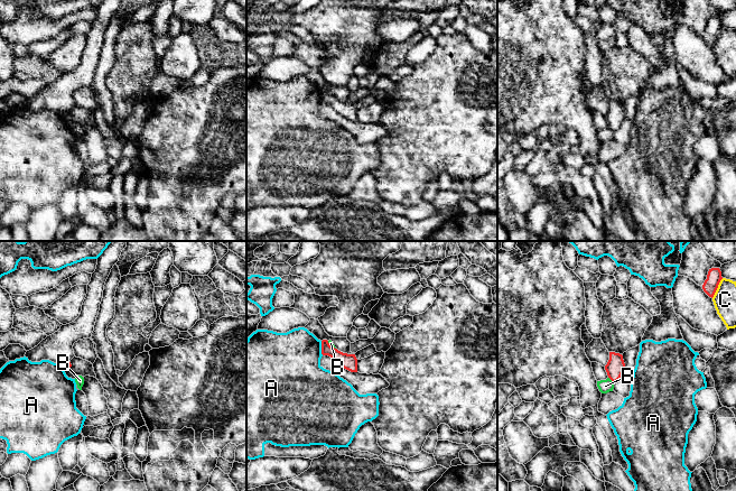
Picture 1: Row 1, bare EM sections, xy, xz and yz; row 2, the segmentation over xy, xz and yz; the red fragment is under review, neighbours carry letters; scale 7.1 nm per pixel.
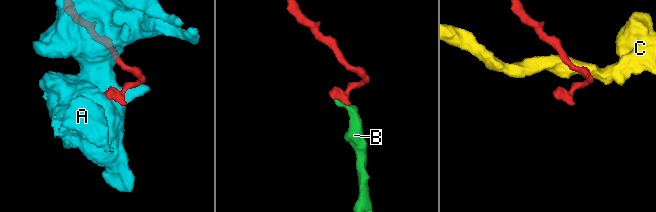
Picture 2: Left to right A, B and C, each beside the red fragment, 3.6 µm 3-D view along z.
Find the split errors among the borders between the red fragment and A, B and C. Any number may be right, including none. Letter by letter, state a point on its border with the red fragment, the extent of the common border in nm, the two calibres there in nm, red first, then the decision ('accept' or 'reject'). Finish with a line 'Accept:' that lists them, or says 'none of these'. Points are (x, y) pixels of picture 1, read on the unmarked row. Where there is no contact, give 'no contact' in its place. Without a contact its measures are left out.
A: xz (322, 96) | 110 nm | 110/440 nm | reject
B: yz (611, 128) | 60 nm | 130/100 nm | accept
C: yz (717, 36) | 170 nm | 110/160 nm | reject
Accept: B

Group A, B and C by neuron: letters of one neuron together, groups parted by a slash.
A / B / C

